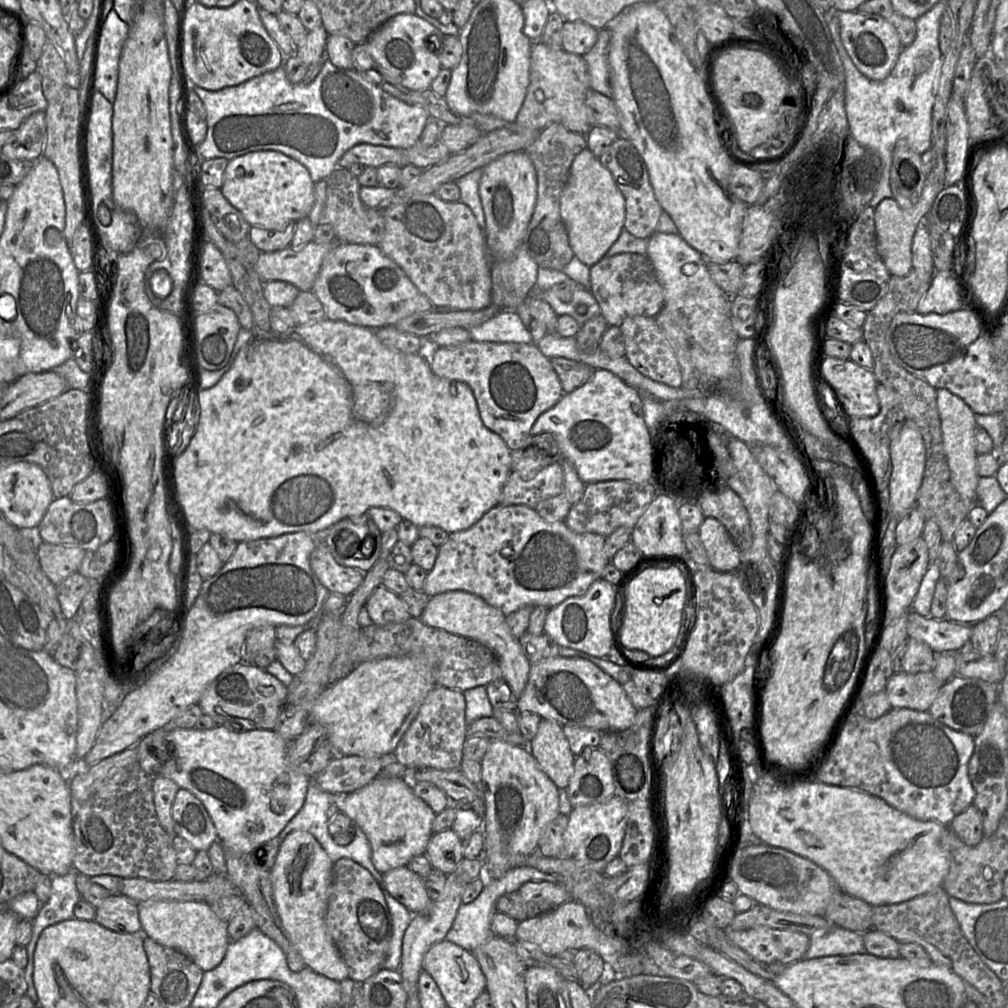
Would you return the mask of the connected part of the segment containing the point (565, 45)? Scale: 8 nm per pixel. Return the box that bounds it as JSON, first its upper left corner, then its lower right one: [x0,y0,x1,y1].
[562,21,599,56]

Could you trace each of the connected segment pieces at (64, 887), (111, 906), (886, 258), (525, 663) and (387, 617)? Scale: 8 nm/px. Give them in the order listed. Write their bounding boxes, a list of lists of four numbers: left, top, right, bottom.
[[24,868,81,989],[95,894,142,934],[874,151,946,277],[419,590,531,697],[365,586,411,626]]

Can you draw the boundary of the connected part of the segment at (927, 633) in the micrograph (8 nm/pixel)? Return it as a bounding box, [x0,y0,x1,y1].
[907,610,972,654]

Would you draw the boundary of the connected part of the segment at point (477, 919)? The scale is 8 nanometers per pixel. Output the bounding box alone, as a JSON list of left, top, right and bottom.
[446,867,563,952]

